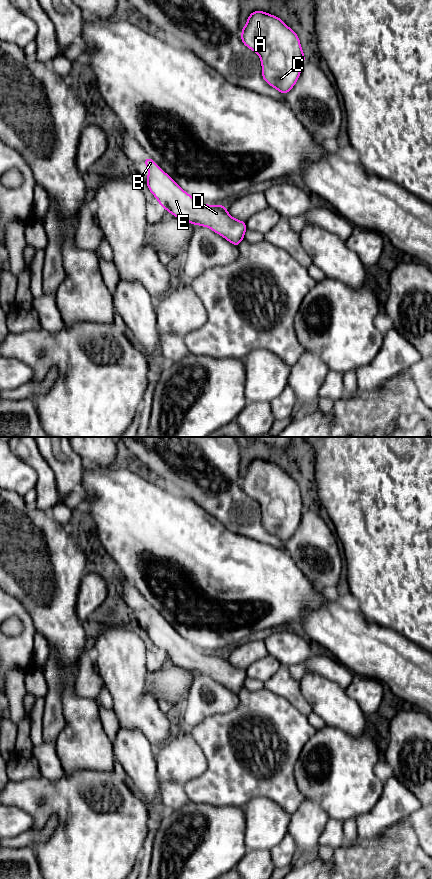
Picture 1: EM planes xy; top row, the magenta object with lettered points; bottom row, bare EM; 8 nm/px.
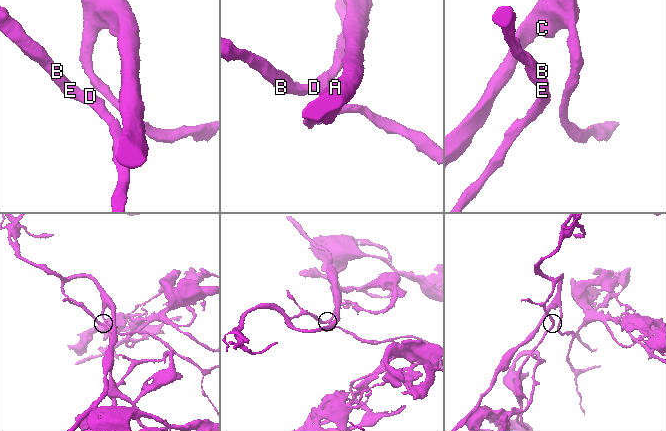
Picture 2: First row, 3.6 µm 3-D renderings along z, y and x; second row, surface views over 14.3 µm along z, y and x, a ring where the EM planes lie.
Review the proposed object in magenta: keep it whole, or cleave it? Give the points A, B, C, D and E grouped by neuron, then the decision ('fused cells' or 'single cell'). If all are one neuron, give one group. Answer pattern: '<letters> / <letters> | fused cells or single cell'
A B C D E | single cell

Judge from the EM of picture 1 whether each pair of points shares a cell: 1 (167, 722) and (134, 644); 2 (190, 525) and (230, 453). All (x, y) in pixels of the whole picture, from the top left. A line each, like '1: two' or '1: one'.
1: one
2: two

